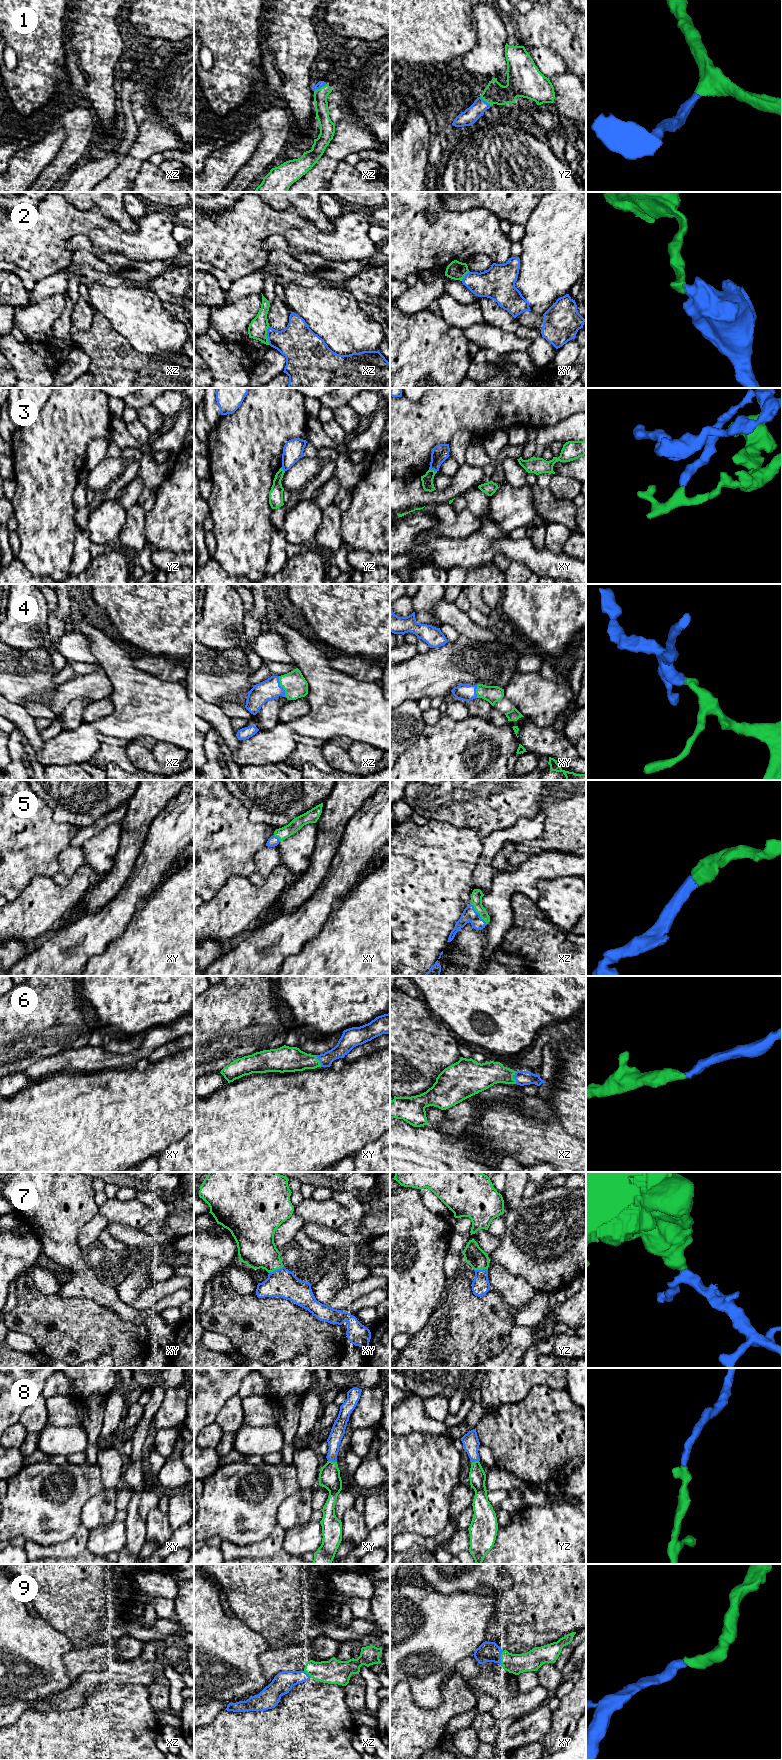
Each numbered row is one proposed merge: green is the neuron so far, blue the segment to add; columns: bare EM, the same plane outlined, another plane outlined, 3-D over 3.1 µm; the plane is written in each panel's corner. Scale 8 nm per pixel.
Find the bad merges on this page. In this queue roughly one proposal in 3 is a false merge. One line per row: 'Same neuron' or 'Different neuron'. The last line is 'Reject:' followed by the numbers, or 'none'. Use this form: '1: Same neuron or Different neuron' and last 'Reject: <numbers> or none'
1: Same neuron
2: Different neuron
3: Different neuron
4: Same neuron
5: Same neuron
6: Same neuron
7: Same neuron
8: Same neuron
9: Same neuron
Reject: 2, 3

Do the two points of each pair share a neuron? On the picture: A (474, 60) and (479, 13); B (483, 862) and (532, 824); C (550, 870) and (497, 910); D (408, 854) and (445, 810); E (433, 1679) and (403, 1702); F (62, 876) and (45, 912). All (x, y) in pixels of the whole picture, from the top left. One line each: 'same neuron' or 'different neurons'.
A: same neuron
B: same neuron
C: same neuron
D: different neurons
E: different neurons
F: different neurons

